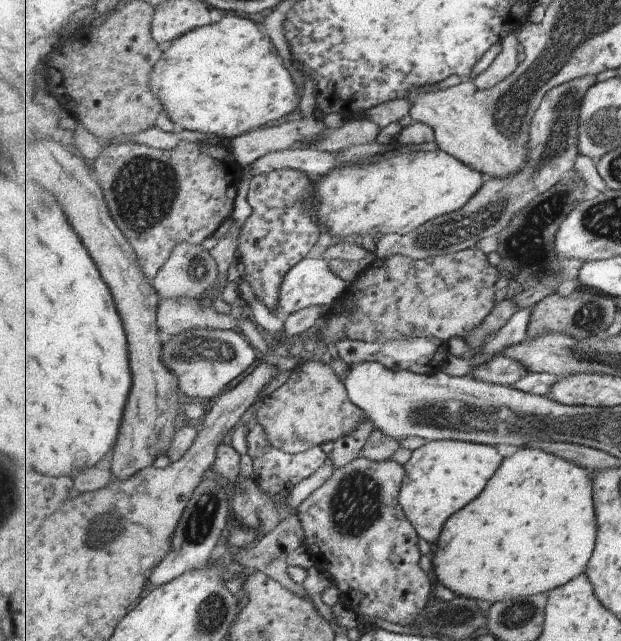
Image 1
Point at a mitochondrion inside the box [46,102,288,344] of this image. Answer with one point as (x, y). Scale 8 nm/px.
(146, 190)

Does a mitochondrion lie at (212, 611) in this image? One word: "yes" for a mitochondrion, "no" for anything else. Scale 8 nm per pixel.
yes

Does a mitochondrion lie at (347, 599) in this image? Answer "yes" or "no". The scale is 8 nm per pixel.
no

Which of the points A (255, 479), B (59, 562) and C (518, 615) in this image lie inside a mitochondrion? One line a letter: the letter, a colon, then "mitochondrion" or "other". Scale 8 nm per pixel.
A: other
B: other
C: mitochondrion

